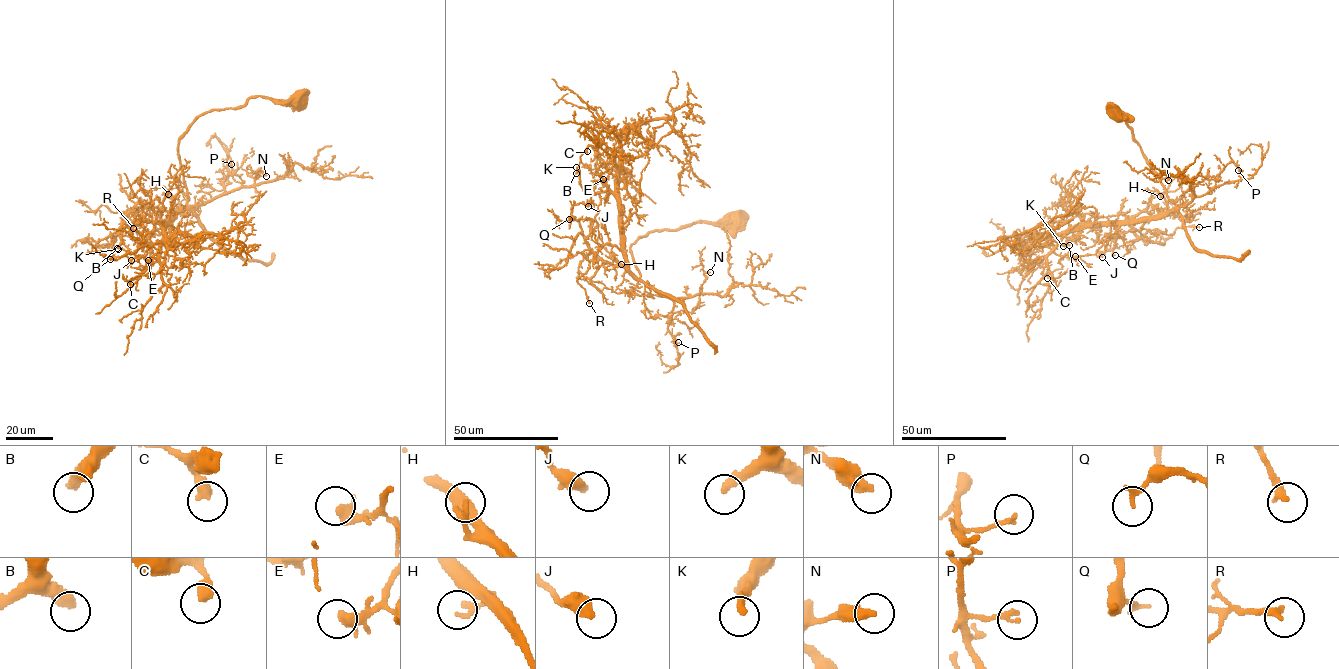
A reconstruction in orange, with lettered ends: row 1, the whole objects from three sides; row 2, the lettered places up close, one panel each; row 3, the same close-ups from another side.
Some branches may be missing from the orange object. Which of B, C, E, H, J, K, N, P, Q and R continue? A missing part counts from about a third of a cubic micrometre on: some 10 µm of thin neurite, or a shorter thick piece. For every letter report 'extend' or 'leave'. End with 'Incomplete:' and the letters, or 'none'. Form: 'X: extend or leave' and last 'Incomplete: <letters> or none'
B: extend
C: leave
E: leave
H: leave
J: leave
K: extend
N: leave
P: leave
Q: leave
R: leave
Incomplete: B, K

